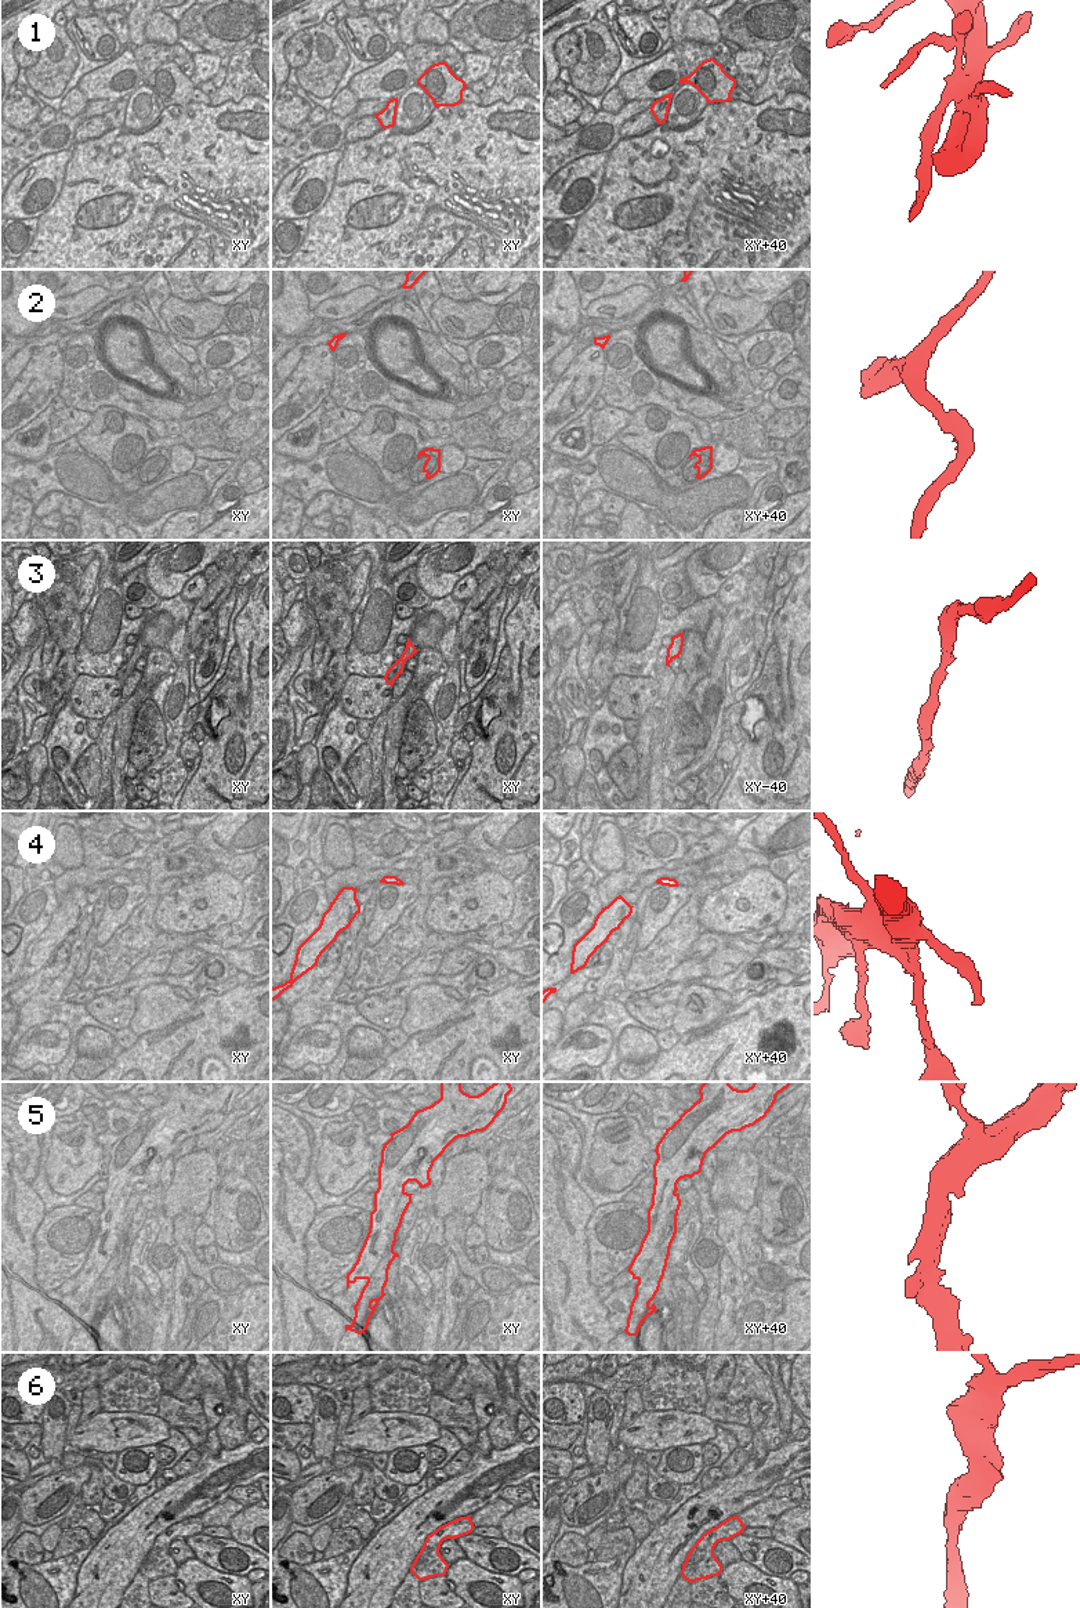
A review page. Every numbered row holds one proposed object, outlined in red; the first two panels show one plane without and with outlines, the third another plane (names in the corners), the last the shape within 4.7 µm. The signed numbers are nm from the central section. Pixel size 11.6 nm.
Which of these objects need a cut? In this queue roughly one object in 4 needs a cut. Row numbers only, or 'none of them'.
1, 5

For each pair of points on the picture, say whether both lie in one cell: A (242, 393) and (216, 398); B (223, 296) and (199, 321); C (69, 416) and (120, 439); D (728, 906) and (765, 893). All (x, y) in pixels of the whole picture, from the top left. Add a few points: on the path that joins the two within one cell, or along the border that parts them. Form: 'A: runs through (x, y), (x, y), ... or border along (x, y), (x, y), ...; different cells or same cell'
A: border along (227, 391), (224, 402); different cells
B: border along (203, 299), (224, 305); different cells
C: border along (93, 415), (91, 420), (75, 435); different cells
D: runs through (738, 898), (740, 895), (756, 895); same cell

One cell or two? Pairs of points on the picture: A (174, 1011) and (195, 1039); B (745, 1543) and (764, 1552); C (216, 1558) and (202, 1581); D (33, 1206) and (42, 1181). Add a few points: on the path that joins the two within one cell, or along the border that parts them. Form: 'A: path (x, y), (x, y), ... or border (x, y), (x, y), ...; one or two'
A: border (196, 1002), (180, 1020), (149, 1032); two
B: path (749, 1546), (760, 1552); one
C: border (195, 1557), (220, 1571), (238, 1575); two
D: border (29, 1183), (46, 1212); two

